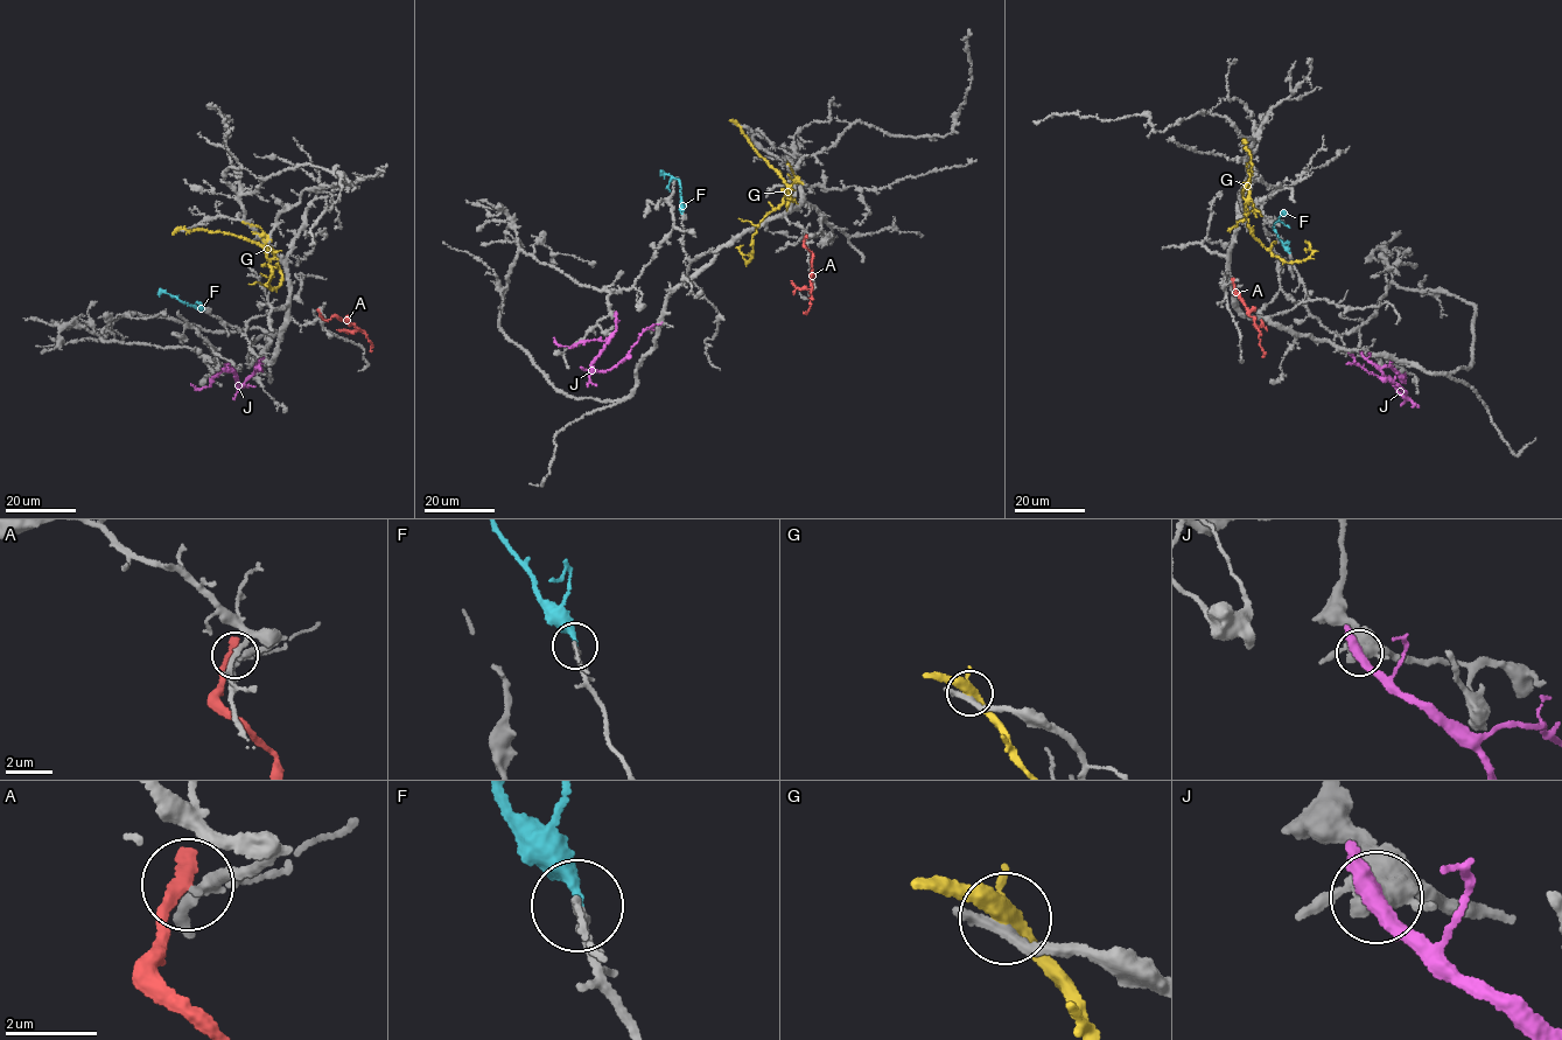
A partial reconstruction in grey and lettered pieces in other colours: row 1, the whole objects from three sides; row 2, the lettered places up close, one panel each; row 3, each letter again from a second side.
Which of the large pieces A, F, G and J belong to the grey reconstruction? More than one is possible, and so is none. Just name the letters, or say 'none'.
F

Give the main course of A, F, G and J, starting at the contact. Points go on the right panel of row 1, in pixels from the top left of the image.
A: (1233, 281), (1235, 294), (1240, 295), (1258, 328), (1261, 356)
F: (1289, 252), (1275, 232), (1274, 224), (1280, 215)
G: (1244, 141), (1251, 159), (1247, 210), (1253, 238), (1281, 260), (1298, 263), (1312, 251), (1304, 241)
J: (1363, 355), (1405, 396), (1400, 385), (1366, 371), (1354, 363), (1353, 356), (1349, 354)

